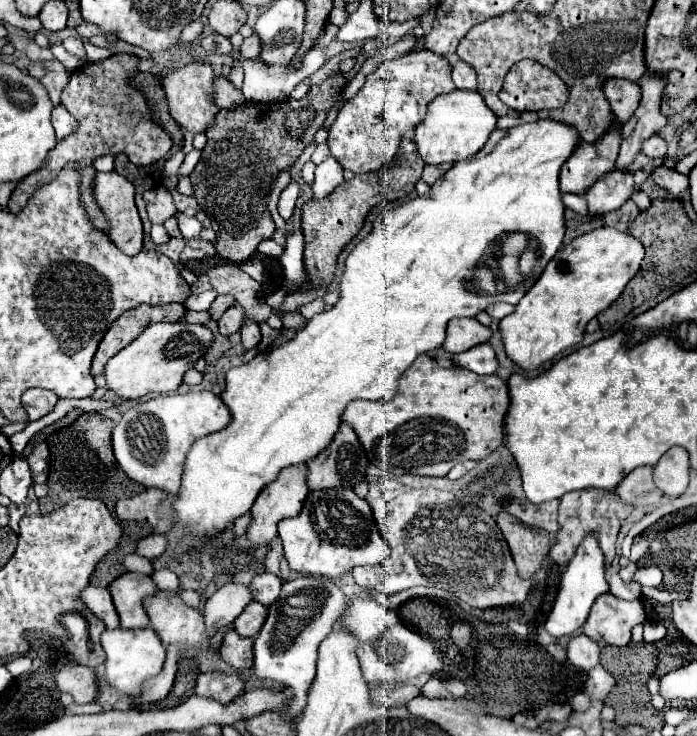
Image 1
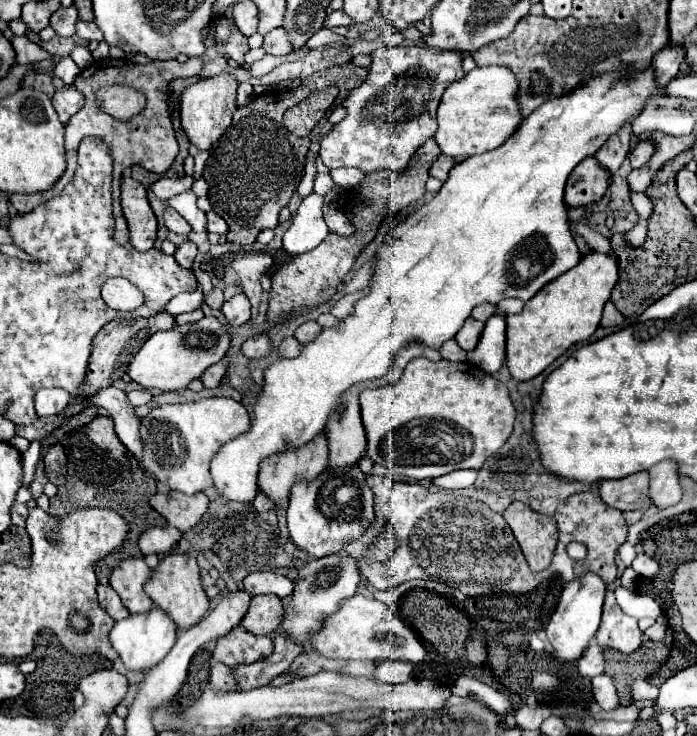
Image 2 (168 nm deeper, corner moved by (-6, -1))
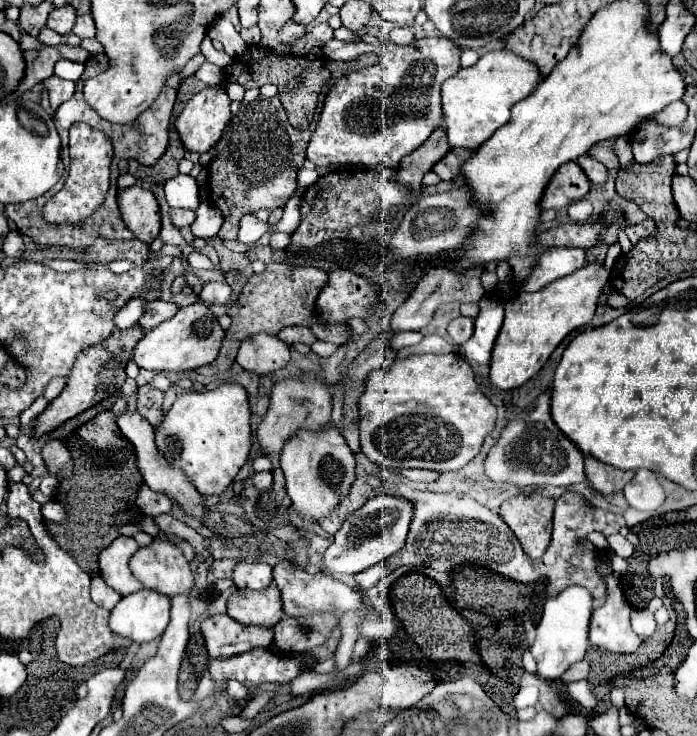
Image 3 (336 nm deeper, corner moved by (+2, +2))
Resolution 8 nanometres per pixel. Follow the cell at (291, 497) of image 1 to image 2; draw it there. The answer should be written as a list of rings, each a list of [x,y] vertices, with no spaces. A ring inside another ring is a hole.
[[[318,433],[310,443],[302,445],[302,447],[290,447],[286,451],[278,451],[270,457],[266,457],[260,463],[260,473],[258,473],[258,487],[276,503],[280,505],[282,499],[286,499],[290,495],[292,483],[296,479],[314,479],[316,475],[320,475],[320,471],[324,471],[328,465],[328,439],[322,433]]]

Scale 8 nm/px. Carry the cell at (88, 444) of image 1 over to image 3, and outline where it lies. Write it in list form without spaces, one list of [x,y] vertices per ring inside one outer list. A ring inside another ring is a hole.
[[[110,410],[100,412],[94,420],[80,426],[76,434],[66,438],[66,446],[72,454],[74,470],[70,478],[60,482],[60,488],[54,496],[54,502],[66,508],[66,520],[46,522],[46,528],[60,548],[70,552],[90,576],[96,576],[98,556],[120,536],[118,528],[140,518],[136,496],[142,484],[142,476],[136,468],[134,448],[120,434],[116,426],[116,416]]]

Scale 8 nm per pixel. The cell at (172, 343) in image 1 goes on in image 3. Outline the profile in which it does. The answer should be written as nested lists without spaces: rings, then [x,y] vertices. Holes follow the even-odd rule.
[[[196,302],[192,306],[180,308],[180,312],[166,320],[164,324],[152,328],[148,334],[140,338],[140,342],[134,348],[134,362],[138,368],[152,370],[152,372],[186,372],[196,370],[204,364],[212,364],[218,356],[218,350],[222,346],[224,330],[220,328],[218,320],[210,312],[210,308],[202,302]]]

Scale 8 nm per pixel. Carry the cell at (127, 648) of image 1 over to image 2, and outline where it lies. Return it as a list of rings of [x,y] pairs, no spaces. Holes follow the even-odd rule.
[[[152,607],[146,613],[128,615],[126,619],[116,621],[114,629],[110,631],[110,641],[112,641],[112,647],[116,647],[120,659],[124,661],[124,665],[128,669],[144,671],[148,667],[154,667],[156,663],[160,663],[168,655],[168,651],[174,647],[176,623],[172,621],[172,617],[168,617],[168,613],[164,609]]]

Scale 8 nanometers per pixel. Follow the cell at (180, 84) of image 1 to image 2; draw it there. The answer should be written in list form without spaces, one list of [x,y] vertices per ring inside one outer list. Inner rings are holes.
[[[222,73],[218,77],[194,83],[182,93],[180,97],[182,129],[190,139],[190,143],[196,145],[200,151],[208,151],[232,123],[232,115],[236,111],[236,87],[238,87],[236,79],[228,73]]]

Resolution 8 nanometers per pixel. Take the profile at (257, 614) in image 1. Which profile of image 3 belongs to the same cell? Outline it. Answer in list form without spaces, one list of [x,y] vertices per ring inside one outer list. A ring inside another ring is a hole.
[[[276,584],[264,590],[236,590],[228,600],[228,616],[240,624],[272,628],[282,618],[282,602]]]

